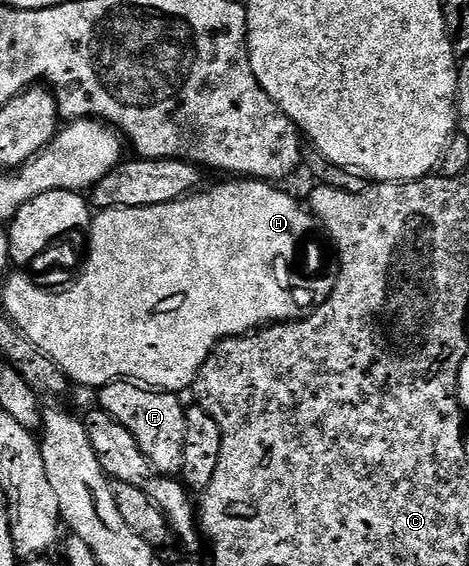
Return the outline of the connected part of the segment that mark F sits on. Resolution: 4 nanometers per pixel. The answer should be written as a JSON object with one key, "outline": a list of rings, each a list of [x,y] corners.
{"outline":[[[118,381],[100,388],[96,395],[96,406],[119,421],[119,425],[135,437],[143,457],[147,457],[156,474],[180,476],[183,469],[183,437],[187,437],[187,409],[179,405],[174,392],[158,391],[132,381]]]}

